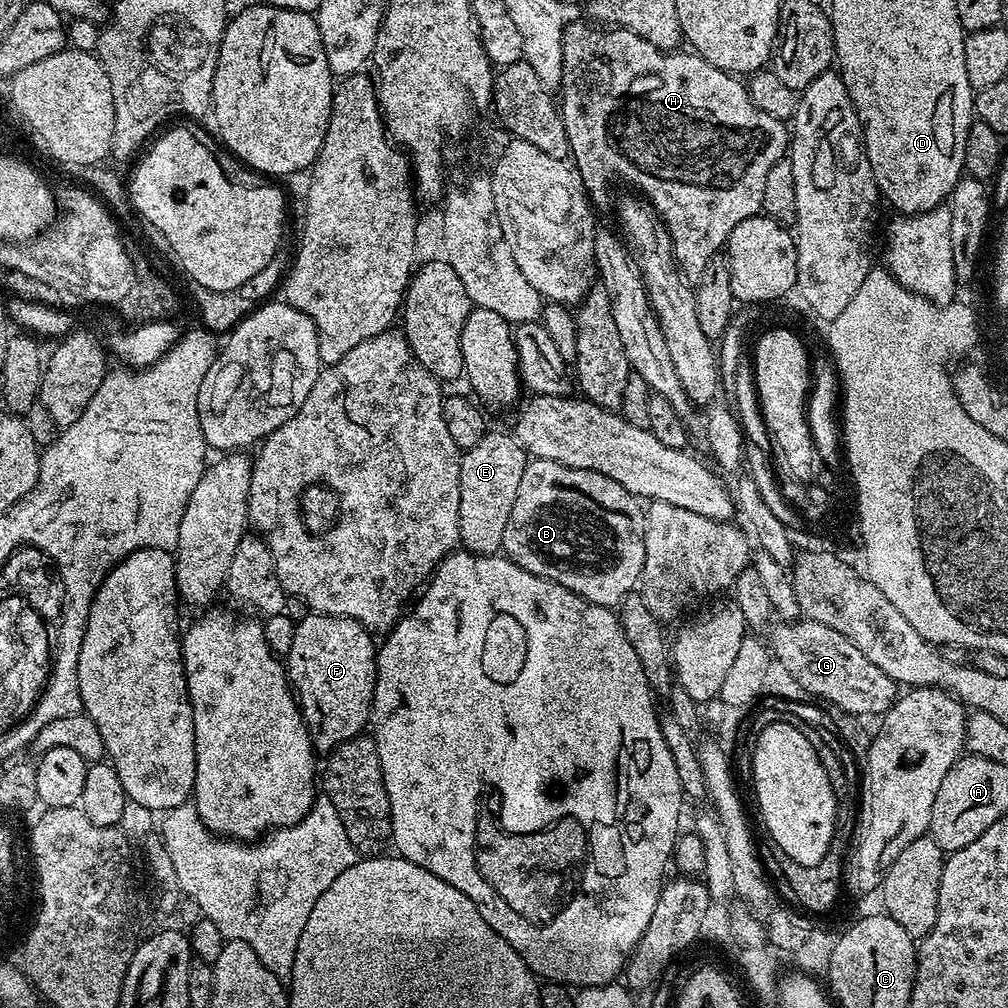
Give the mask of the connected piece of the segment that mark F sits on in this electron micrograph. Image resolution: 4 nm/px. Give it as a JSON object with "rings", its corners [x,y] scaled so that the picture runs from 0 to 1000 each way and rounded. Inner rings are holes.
{"rings":[[[310,607],[296,616],[292,637],[284,652],[286,678],[294,688],[294,697],[310,730],[310,740],[314,747],[324,748],[339,736],[358,729],[369,713],[369,693],[373,680],[373,648],[375,639],[370,628],[353,615],[338,611],[324,611],[322,607]]]}

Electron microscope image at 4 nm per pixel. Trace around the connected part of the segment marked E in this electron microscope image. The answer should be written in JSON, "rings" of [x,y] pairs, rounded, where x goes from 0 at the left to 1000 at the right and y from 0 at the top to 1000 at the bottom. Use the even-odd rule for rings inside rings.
{"rings":[[[485,427],[471,442],[466,442],[457,451],[456,454],[456,489],[454,490],[454,526],[456,527],[456,540],[459,547],[469,548],[471,552],[491,552],[496,548],[498,542],[498,529],[502,526],[502,517],[506,514],[506,506],[509,505],[510,494],[514,489],[514,478],[518,475],[518,468],[522,466],[526,453],[521,448],[519,442],[512,438],[511,432],[505,431],[504,433],[500,429],[492,429],[492,427]]]}

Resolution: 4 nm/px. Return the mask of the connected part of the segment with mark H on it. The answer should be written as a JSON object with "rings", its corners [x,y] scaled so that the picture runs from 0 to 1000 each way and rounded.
{"rings":[[[587,22],[578,23],[564,23],[560,30],[560,76],[554,88],[554,106],[558,121],[562,125],[566,162],[575,172],[575,180],[579,182],[579,188],[583,191],[583,197],[588,203],[595,202],[602,196],[603,175],[616,175],[617,178],[624,179],[632,187],[628,188],[650,206],[651,211],[662,224],[667,237],[667,251],[671,253],[675,269],[680,275],[693,276],[696,268],[700,268],[703,260],[721,243],[724,228],[728,228],[732,220],[740,220],[740,216],[755,213],[758,205],[760,173],[764,173],[768,161],[779,158],[784,147],[783,124],[754,109],[747,101],[737,78],[731,77],[725,71],[717,71],[714,67],[708,66],[686,50],[659,51],[641,42],[641,38],[620,28],[610,26],[598,28]]]}

